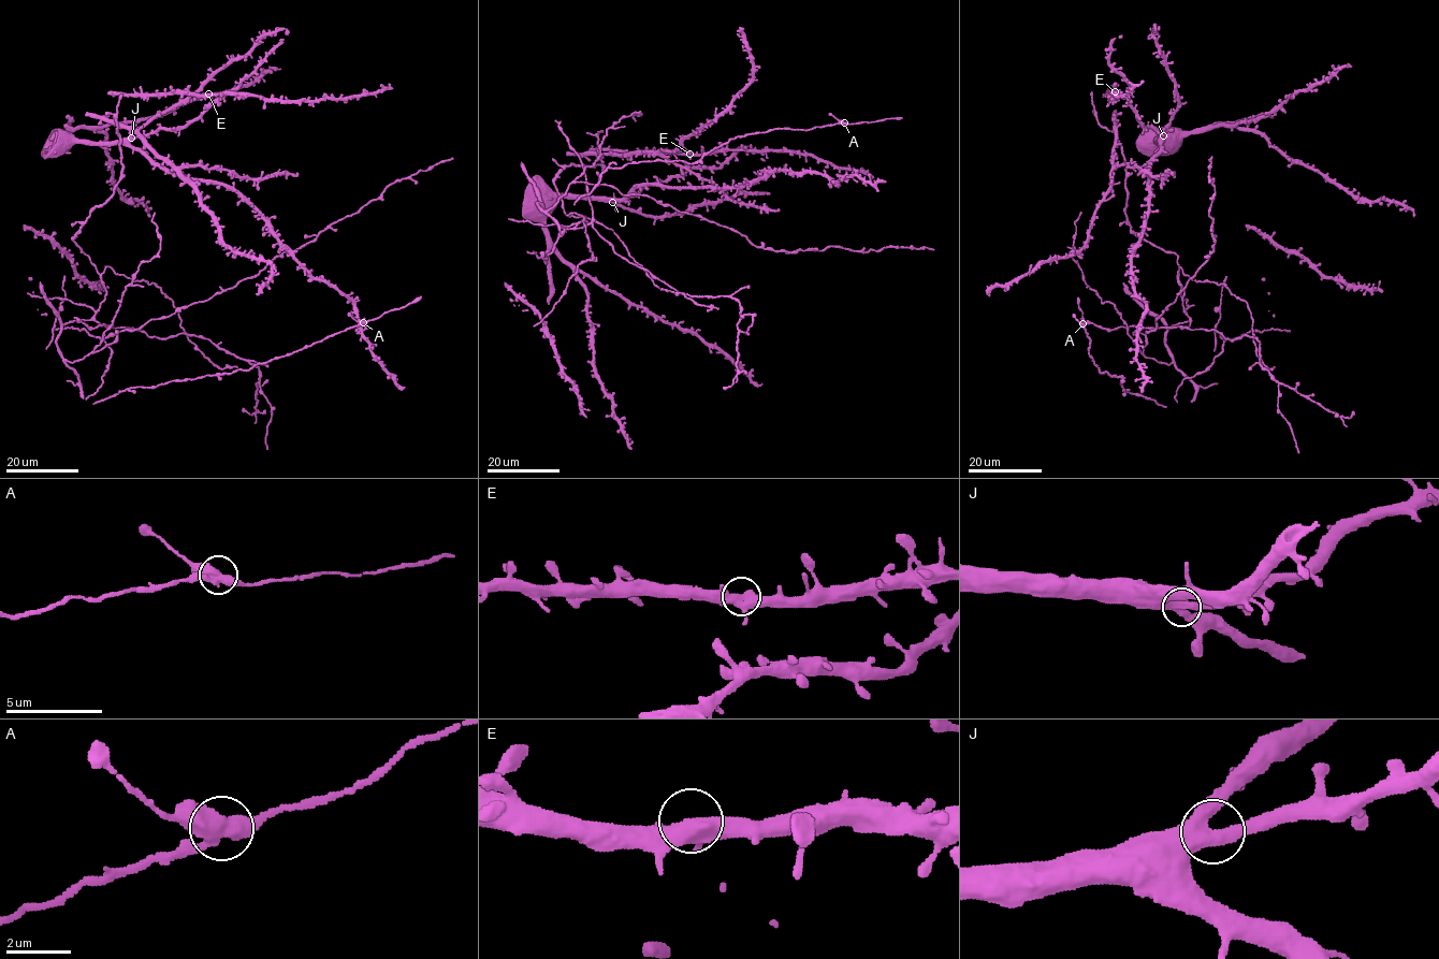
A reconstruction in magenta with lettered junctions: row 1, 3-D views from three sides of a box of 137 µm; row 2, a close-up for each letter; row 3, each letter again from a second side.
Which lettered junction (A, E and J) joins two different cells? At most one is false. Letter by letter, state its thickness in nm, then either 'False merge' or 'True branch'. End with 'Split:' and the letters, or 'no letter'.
A: Thickness 440 nm. False merge
E: Thickness 440 nm. True branch
J: Thickness 440 nm. True branch
Split: A

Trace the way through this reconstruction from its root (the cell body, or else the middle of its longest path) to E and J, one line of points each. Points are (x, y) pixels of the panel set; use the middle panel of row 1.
E: (580, 165), (656, 153), (715, 190), (639, 185), (610, 200), (682, 175), (689, 154)
J: (580, 165), (604, 164), (600, 155), (656, 153), (717, 189), (639, 185), (612, 202)

